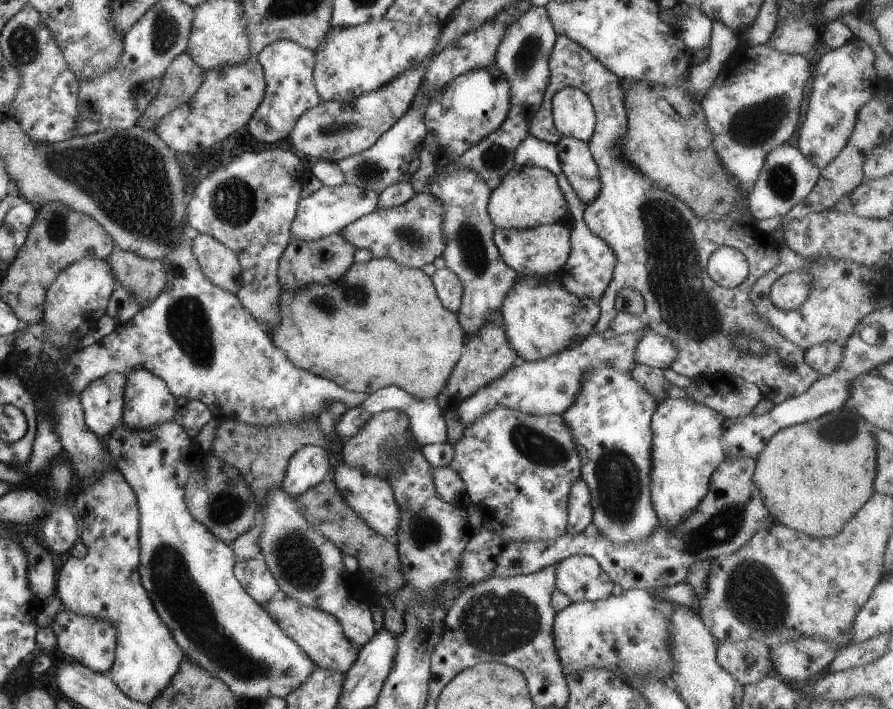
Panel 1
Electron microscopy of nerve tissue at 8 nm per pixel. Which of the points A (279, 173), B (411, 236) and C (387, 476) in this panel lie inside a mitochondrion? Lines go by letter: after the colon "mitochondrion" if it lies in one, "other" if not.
A: other
B: mitochondrion
C: other

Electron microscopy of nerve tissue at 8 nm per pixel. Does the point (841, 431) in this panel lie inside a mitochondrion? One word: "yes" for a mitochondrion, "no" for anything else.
yes

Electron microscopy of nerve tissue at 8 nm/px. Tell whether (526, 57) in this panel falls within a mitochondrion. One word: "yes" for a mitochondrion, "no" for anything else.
yes

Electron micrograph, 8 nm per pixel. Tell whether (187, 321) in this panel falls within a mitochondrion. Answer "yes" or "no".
yes

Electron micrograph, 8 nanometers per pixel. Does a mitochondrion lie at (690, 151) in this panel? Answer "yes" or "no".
yes

